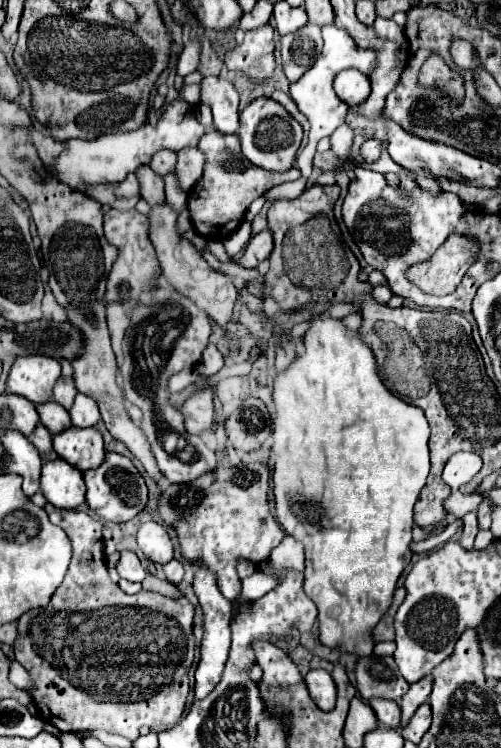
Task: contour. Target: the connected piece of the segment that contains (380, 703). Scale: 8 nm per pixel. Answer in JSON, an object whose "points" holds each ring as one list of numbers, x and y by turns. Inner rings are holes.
{"points":[[373,698,373,700,369,700,369,706,377,714,377,720,379,720,381,726,393,728,393,730,399,728,399,724,401,724,401,710,399,710,397,702,383,700,383,698]]}

